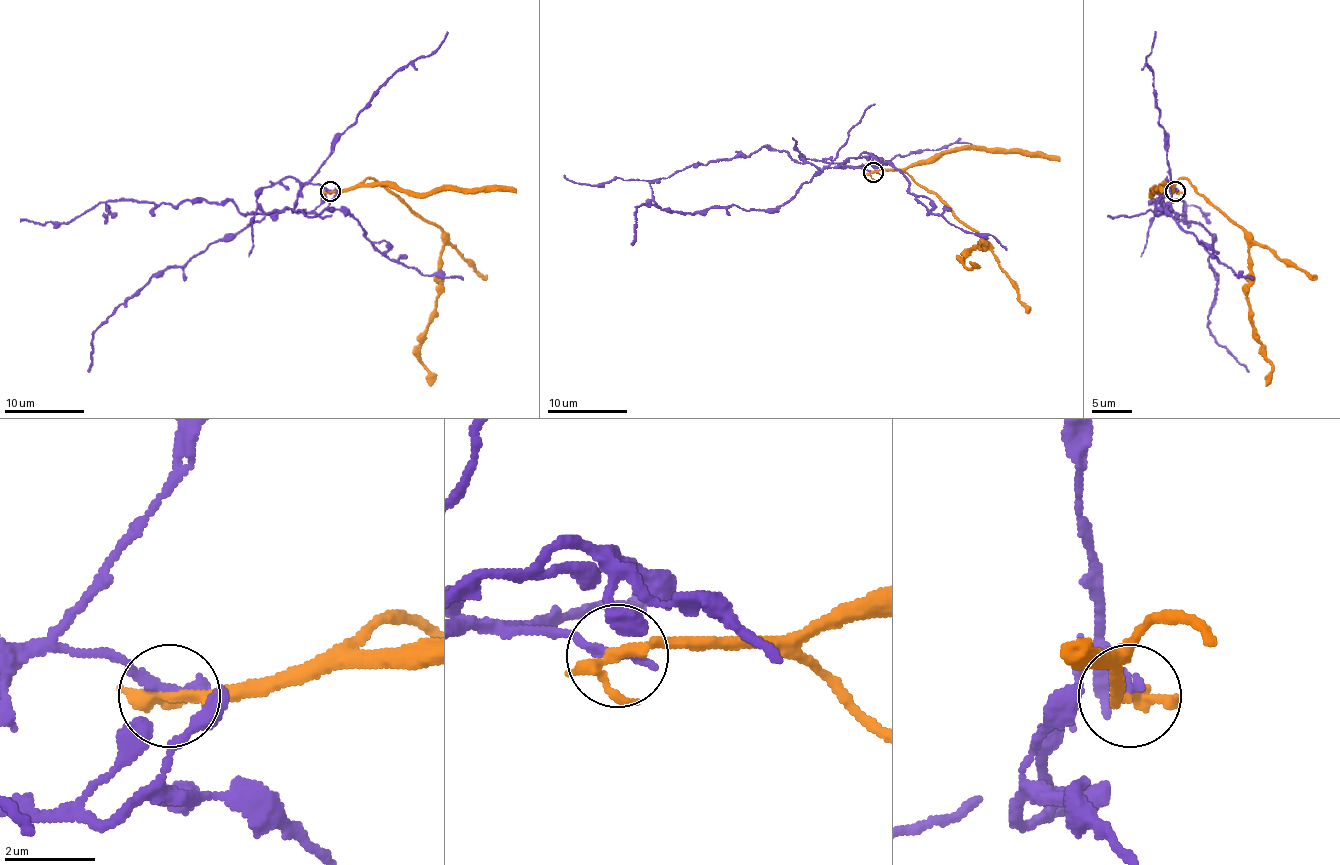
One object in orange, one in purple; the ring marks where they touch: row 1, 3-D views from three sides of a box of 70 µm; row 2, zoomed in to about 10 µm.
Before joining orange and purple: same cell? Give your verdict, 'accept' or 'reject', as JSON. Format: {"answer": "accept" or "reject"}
{"answer": "reject"}

